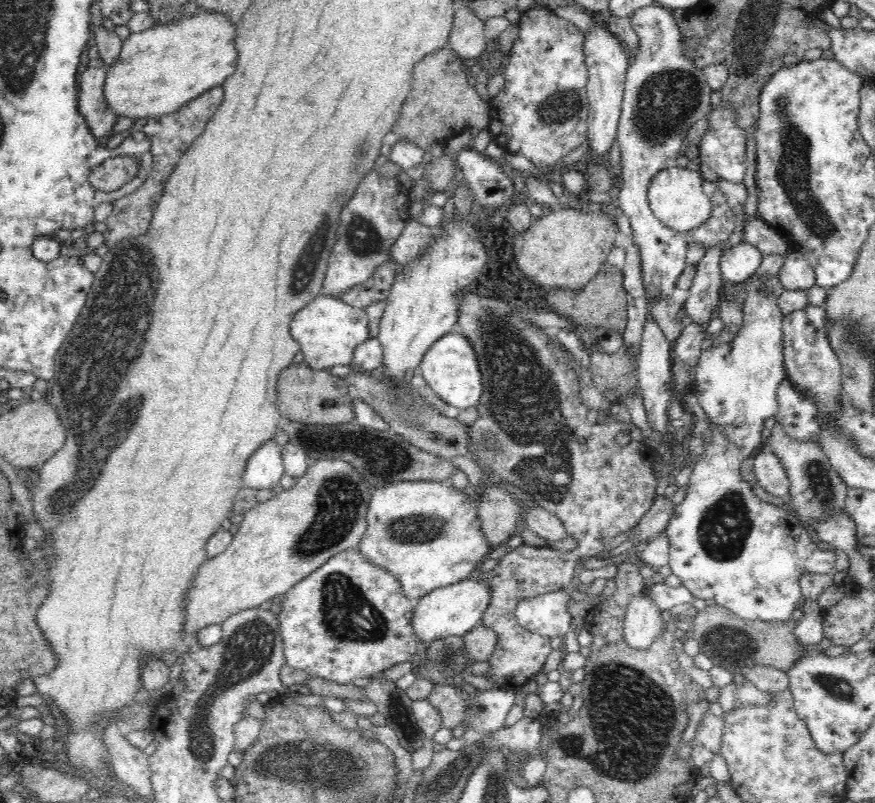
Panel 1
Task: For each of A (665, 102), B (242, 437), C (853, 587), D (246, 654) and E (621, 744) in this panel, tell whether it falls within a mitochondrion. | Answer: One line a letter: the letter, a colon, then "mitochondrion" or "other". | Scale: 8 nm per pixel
A: mitochondrion
B: other
C: other
D: mitochondrion
E: mitochondrion

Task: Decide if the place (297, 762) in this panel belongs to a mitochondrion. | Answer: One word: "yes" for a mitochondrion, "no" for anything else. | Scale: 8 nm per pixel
yes

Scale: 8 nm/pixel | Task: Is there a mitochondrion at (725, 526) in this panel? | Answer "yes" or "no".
yes

